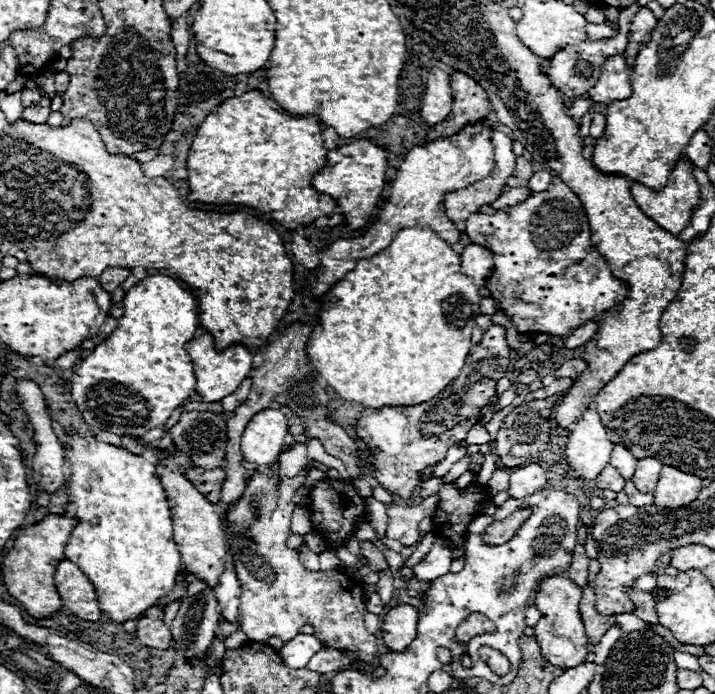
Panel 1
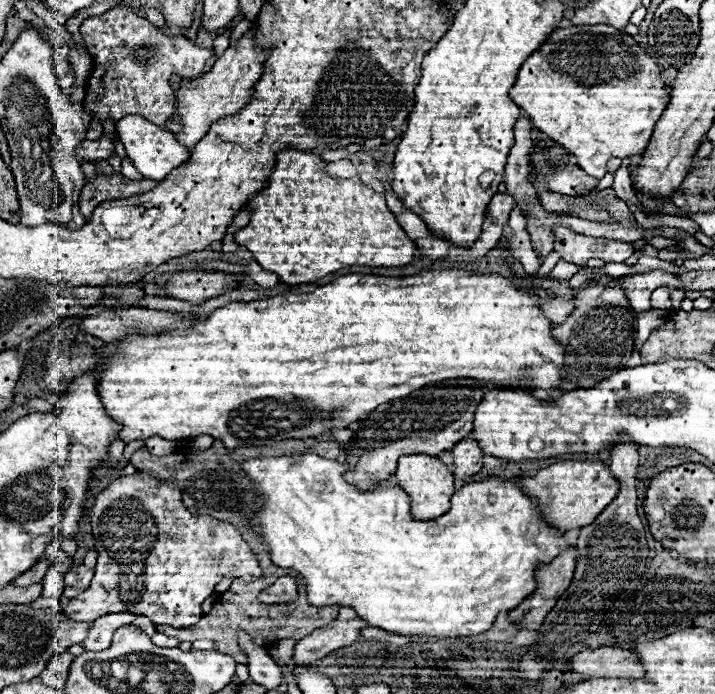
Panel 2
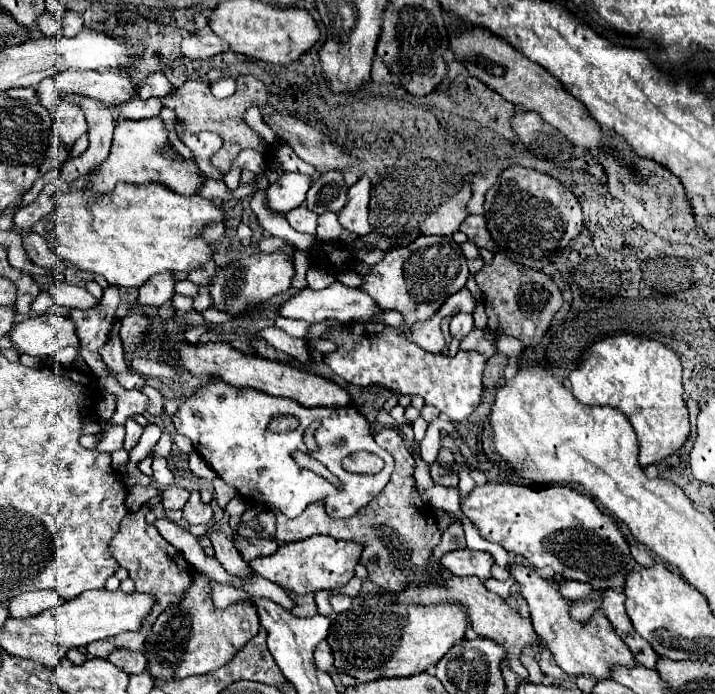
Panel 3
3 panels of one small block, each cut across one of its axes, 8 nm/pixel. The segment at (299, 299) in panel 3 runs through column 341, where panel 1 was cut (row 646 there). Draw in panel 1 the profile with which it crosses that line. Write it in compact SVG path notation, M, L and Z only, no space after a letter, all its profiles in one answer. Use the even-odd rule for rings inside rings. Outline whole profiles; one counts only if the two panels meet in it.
M298 634L280 648L280 658L288 668L306 668L308 660L322 648L314 634Z

